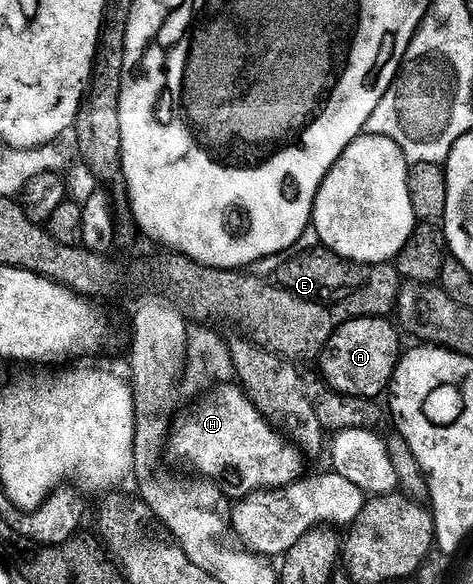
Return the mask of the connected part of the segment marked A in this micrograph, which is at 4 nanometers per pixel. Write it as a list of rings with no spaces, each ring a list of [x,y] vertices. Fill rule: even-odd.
[[[384,317],[376,318],[353,318],[350,322],[344,322],[338,330],[333,331],[329,341],[325,343],[320,355],[321,374],[325,377],[324,384],[330,391],[345,394],[348,397],[361,397],[376,399],[379,395],[384,395],[391,385],[393,369],[399,361],[399,349],[397,350],[397,334],[399,330],[392,321]]]

